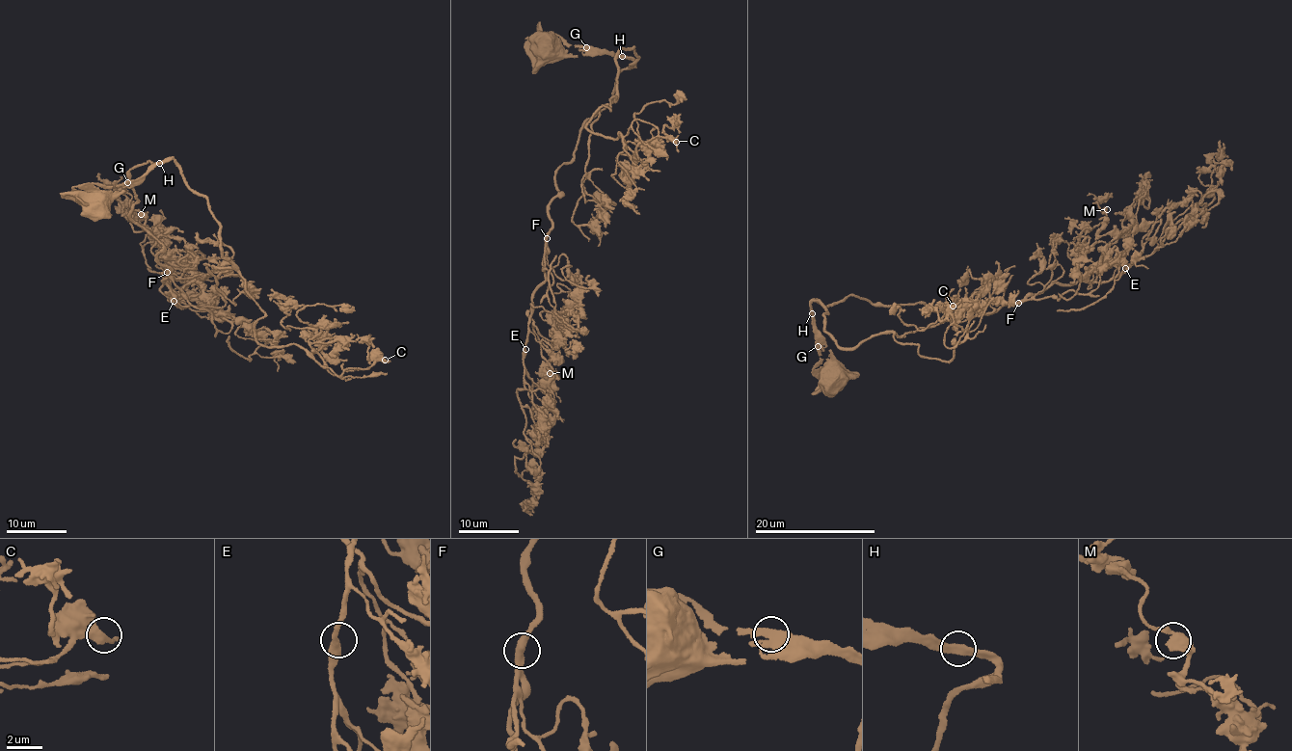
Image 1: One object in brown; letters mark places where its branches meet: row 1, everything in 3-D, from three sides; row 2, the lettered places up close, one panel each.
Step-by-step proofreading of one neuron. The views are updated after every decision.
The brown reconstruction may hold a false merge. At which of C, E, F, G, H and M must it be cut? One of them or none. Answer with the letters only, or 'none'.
none

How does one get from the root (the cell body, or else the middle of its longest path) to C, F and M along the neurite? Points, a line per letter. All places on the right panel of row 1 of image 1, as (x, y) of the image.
C: (828, 377), (813, 301), (841, 347), (888, 331), (946, 362), (953, 339), (959, 342), (944, 343), (953, 306)
F: (828, 377), (815, 343), (814, 300), (825, 307), (854, 295), (982, 312), (1018, 303)
M: (828, 377), (812, 301), (1000, 308), (1052, 285), (1063, 272), (1053, 242), (1084, 235), (1107, 209)

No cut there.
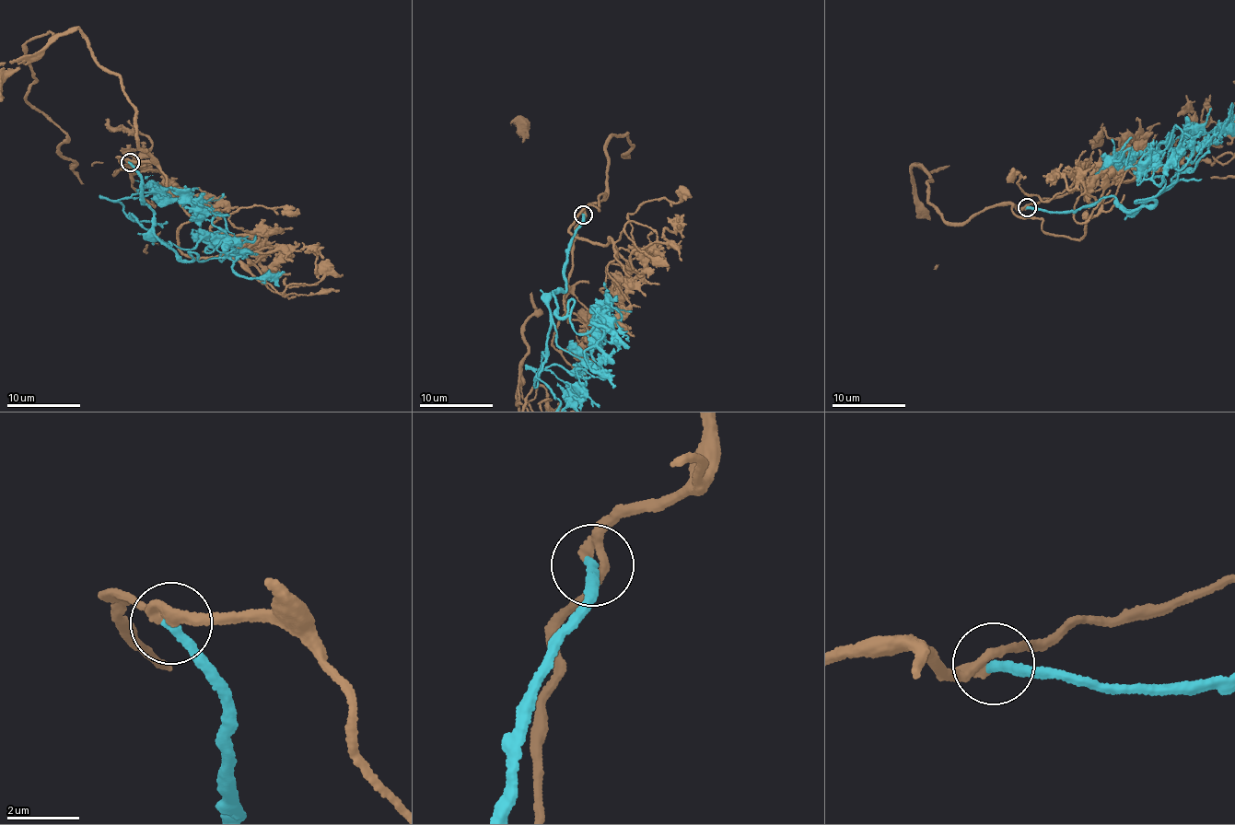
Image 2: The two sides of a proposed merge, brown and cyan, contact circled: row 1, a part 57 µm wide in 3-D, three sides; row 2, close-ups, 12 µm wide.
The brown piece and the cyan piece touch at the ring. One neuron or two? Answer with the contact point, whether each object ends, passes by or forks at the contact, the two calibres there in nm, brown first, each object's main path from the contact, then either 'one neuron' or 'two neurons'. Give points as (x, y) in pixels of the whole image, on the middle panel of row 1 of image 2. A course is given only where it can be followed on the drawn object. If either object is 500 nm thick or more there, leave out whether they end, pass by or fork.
(583, 214) | brown forks | cyan ends | 190/260 nm | cyan via (583, 215), (565, 289), (550, 297), (535, 383), (545, 368), (570, 385), (570, 400) | one neuron

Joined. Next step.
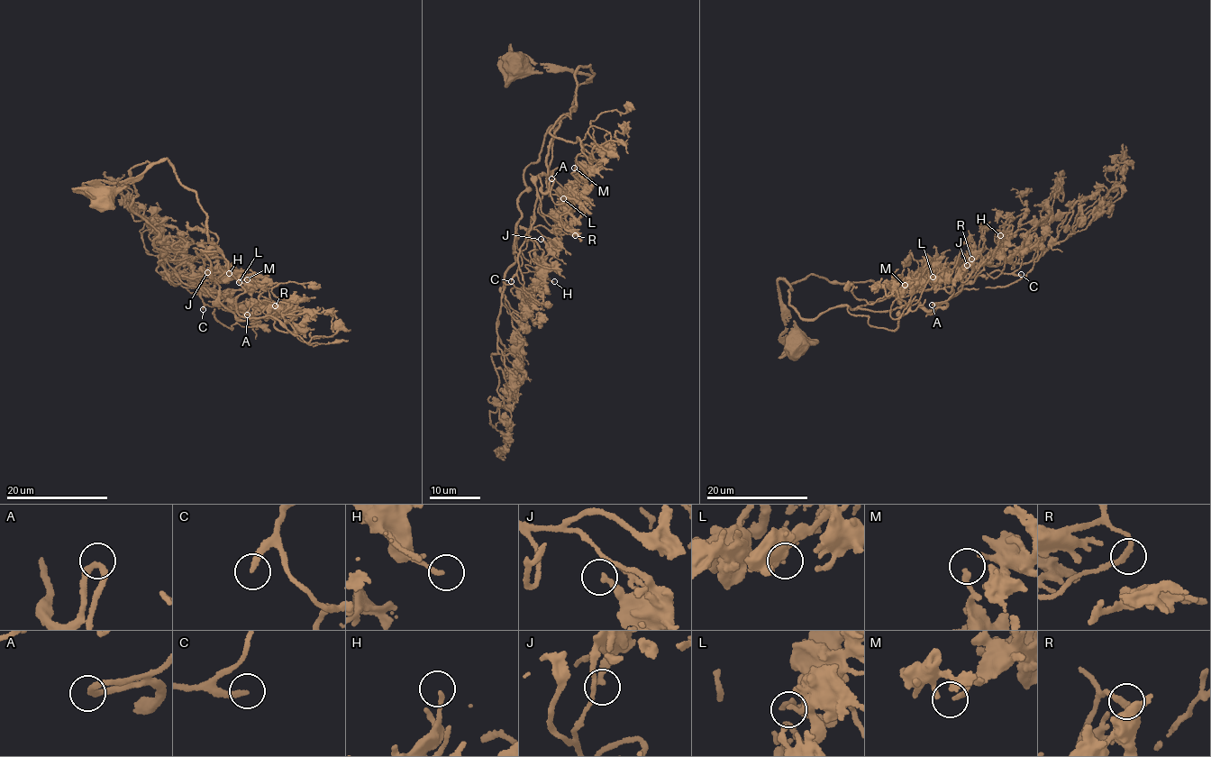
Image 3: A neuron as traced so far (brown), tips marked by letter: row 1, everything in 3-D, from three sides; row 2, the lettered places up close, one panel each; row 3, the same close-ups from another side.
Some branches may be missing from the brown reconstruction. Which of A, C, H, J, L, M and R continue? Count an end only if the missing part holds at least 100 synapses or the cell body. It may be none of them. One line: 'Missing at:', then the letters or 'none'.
Missing at: C

